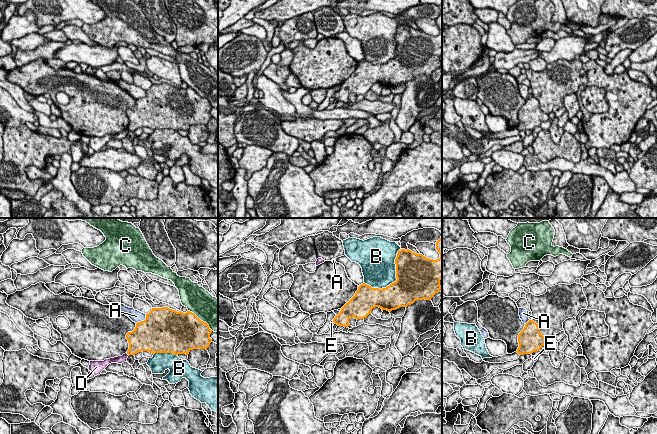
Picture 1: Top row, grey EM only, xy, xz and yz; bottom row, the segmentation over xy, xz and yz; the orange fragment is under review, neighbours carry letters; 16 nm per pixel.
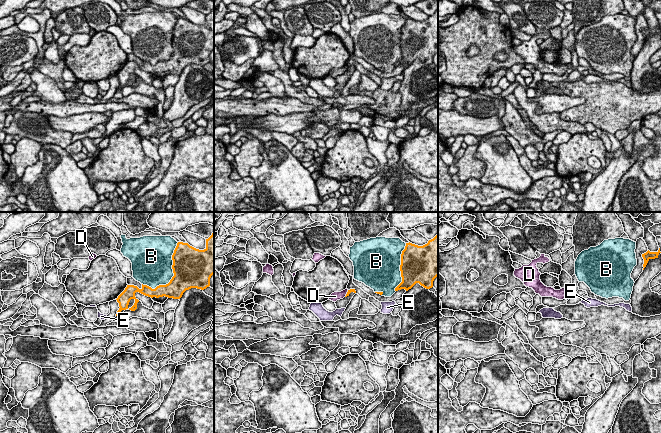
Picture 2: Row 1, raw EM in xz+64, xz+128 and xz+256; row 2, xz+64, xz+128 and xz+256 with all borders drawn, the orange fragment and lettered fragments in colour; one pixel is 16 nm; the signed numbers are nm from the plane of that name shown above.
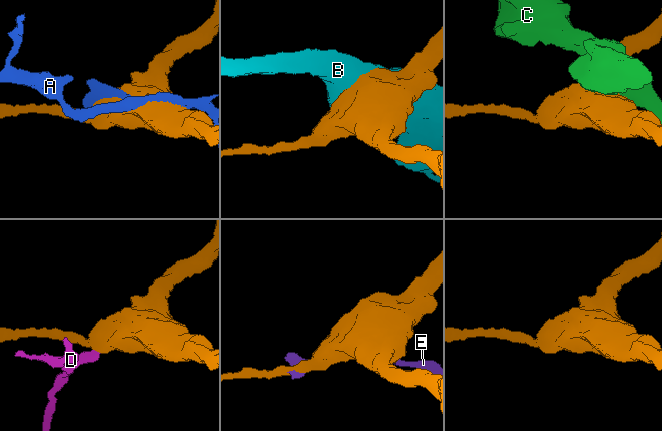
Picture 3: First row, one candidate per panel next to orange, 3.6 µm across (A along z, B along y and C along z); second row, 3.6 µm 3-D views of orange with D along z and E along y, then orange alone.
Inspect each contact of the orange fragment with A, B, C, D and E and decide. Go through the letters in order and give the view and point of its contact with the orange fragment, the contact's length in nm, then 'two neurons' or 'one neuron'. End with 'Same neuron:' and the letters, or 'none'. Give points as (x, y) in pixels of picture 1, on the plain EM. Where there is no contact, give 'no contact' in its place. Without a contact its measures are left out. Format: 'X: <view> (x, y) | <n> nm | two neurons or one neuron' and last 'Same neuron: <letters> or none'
A: xy (142, 97) | 240 nm | two neurons
B: xz (396, 56) | 800 nm | two neurons
C: xy (200, 96) | 500 nm | two neurons
D: no contact | two neurons
E: xz (334, 98) | 70 nm | two neurons
Same neuron: none

